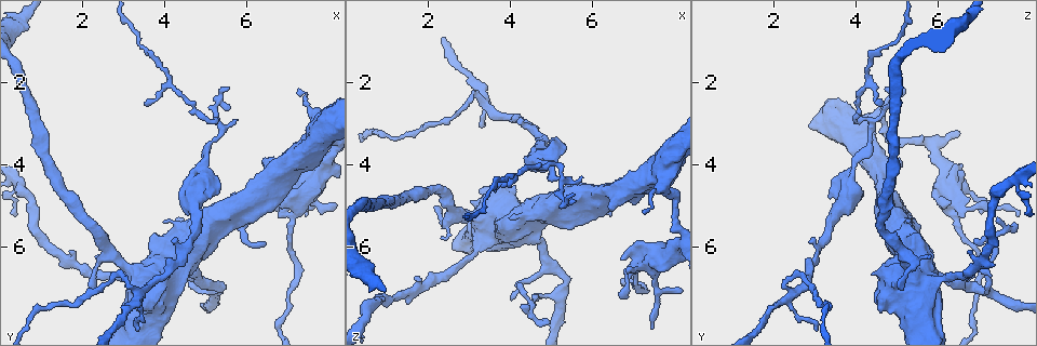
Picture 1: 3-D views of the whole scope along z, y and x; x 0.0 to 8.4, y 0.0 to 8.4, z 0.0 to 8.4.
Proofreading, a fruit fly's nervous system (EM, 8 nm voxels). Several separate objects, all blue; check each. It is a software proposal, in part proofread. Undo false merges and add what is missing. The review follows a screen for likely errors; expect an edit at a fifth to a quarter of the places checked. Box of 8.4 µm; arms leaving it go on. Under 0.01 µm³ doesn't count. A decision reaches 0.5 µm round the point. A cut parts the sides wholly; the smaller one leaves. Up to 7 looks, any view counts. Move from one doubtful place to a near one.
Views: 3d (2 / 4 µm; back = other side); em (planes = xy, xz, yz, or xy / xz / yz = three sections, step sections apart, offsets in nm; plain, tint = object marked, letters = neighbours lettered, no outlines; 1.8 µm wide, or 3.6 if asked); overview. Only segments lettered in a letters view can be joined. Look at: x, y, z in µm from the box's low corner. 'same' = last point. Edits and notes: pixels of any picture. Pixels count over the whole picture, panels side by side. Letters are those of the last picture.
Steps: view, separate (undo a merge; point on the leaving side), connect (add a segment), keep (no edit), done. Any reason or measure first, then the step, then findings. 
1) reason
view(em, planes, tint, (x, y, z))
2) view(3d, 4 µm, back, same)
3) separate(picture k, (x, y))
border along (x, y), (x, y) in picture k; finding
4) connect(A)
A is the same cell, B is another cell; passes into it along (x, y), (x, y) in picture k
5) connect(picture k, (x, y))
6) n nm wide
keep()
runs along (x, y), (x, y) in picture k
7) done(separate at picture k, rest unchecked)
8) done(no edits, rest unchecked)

thick turns thin
view(em, 3.6 µm, planes, letters, (4.30, 5.65, 5.20))

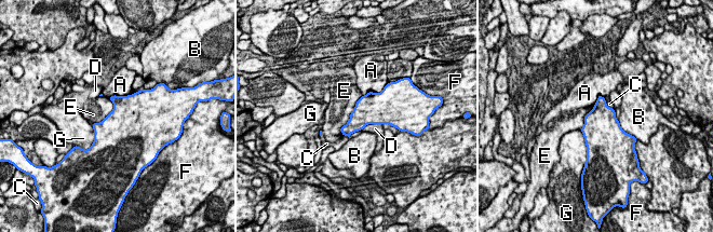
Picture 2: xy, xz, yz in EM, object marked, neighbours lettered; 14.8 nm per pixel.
keep()
A, B, C, D, E, F and G are other cells; border along (362, 95), (340, 128), (342, 135) in picture 2; one neuron here

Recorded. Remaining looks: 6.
abrupt turn
view(3d, 2 µm, (3.30, 7.15, 2.50))

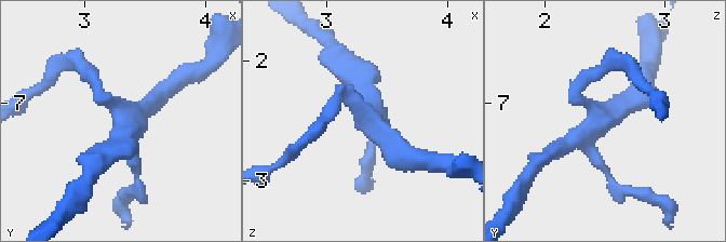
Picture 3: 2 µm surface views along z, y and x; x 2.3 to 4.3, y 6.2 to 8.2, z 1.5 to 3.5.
view(em, xy, step 16, tint, (3.32, 7.14, 2.48))

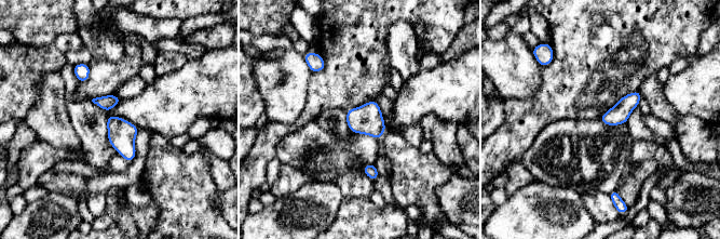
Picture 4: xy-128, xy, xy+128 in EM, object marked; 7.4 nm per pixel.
another direction
view(em, planes, letters, same)

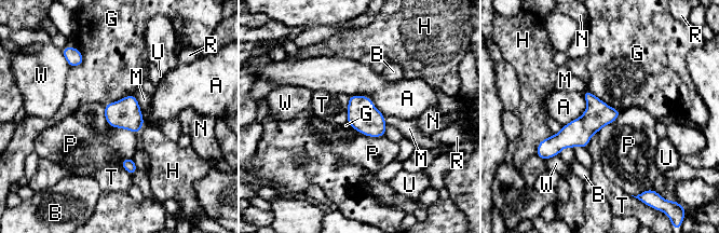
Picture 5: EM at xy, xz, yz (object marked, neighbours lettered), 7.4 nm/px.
keep()
A, B, G, H, M, N, P, R, T, U and W are other cells; border along (587, 91), (621, 111) in picture 5; continuous, no second neuron

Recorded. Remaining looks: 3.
narrows sharply
view(em, planes, letters, (4.95, 3.95, 4.00))

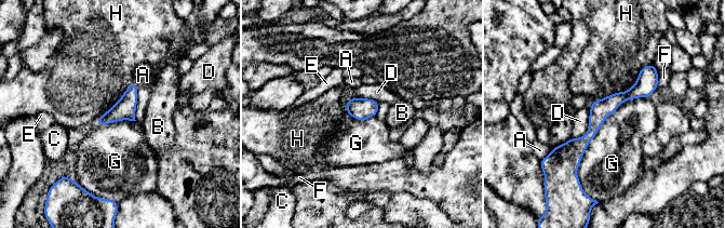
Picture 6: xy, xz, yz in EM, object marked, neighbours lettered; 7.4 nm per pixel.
150 nm wide
keep()
A, B, C, D, E, F, G and H are other cells; border along (647, 97), (606, 118), (579, 184) in picture 6; one neuron here

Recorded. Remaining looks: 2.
done(no edits, rest unchecked)

